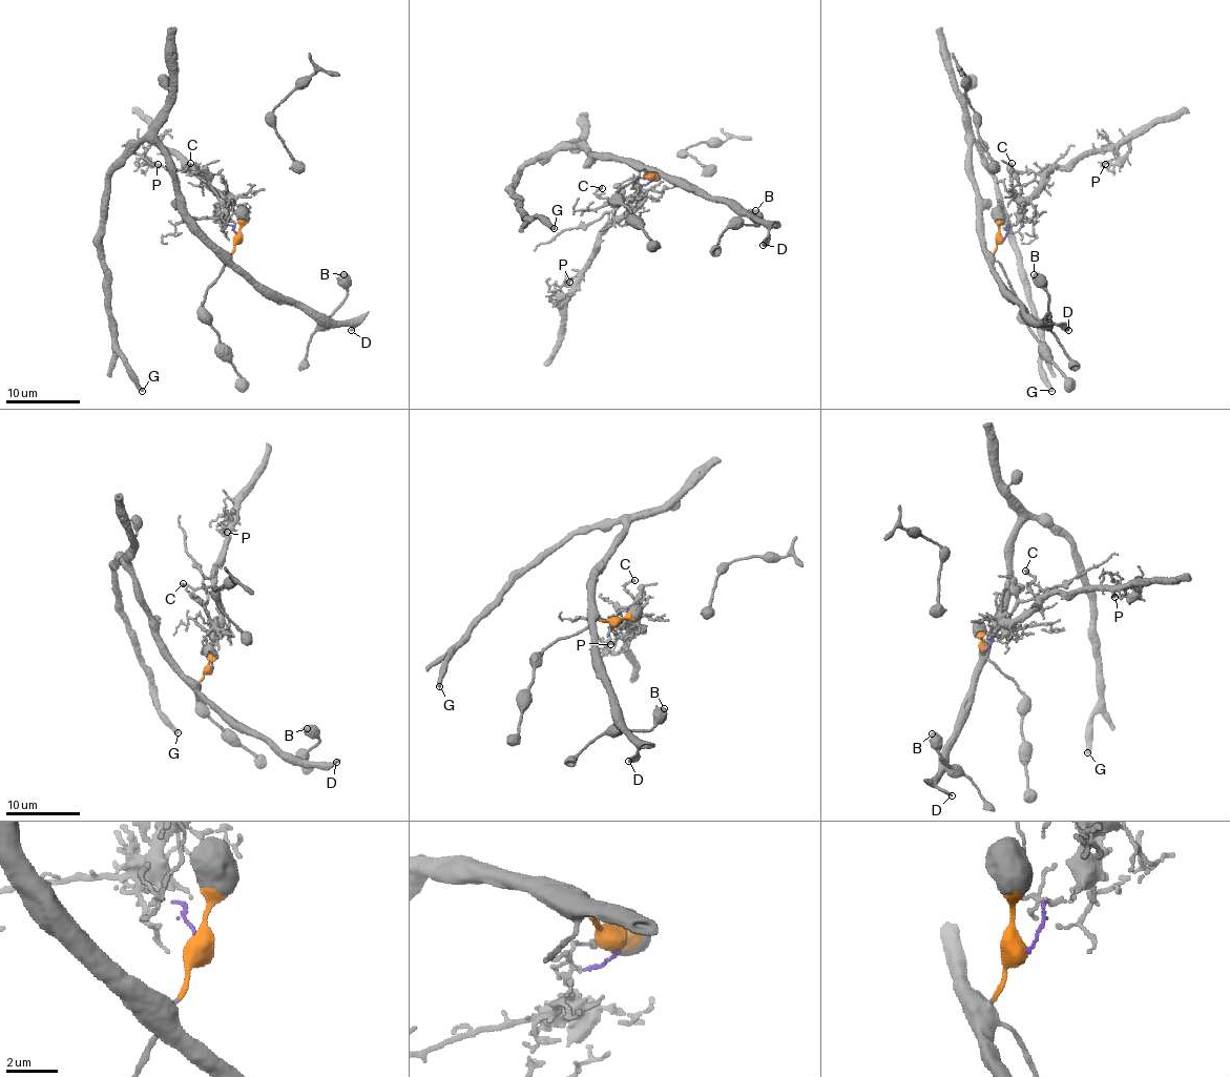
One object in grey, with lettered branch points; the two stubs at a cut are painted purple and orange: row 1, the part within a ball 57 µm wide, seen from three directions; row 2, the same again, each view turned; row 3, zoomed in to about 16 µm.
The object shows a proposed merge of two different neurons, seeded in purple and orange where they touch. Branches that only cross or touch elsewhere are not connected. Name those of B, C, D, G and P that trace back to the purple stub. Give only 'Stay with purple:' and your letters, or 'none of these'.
Stay with purple: C, P

